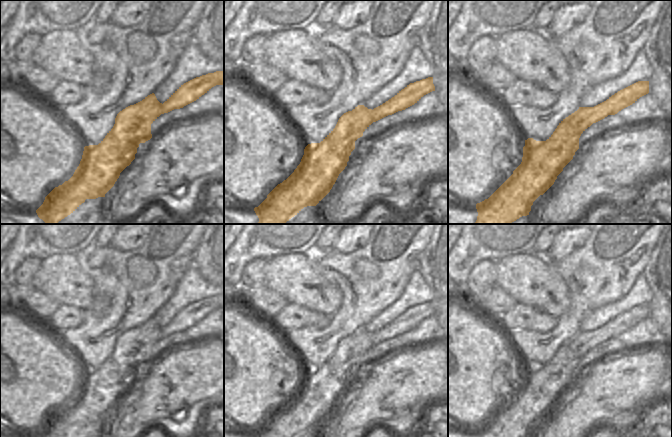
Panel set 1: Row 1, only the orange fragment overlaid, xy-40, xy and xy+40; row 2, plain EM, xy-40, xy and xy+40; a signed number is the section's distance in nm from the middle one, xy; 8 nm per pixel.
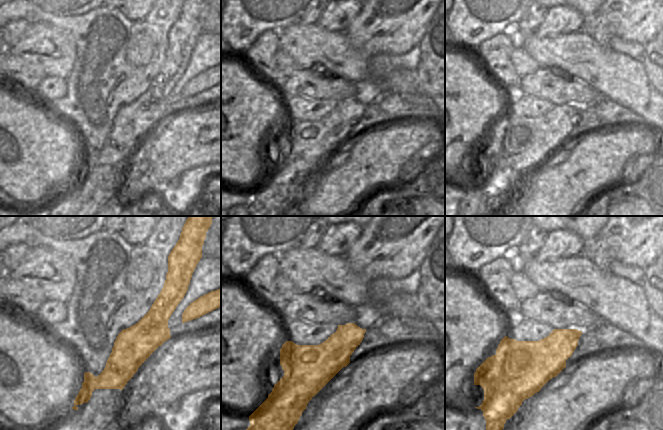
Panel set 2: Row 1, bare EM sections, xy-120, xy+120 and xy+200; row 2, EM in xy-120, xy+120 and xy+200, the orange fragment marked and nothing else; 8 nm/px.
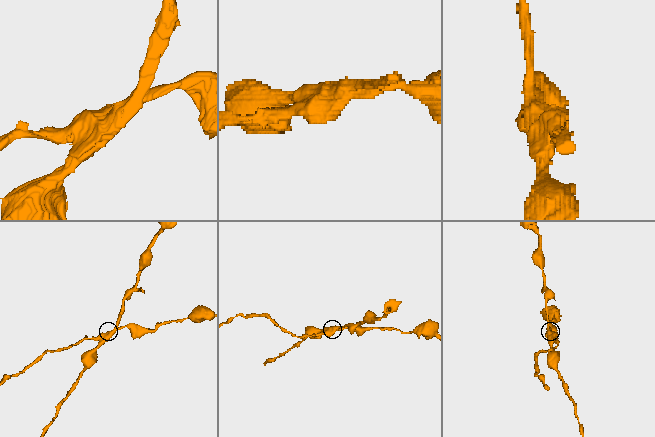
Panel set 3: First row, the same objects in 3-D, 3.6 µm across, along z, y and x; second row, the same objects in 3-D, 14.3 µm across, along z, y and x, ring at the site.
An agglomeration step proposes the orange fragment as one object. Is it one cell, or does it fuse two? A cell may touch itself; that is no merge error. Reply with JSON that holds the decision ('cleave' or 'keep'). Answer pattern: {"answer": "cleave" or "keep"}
{"answer": "cleave"}

